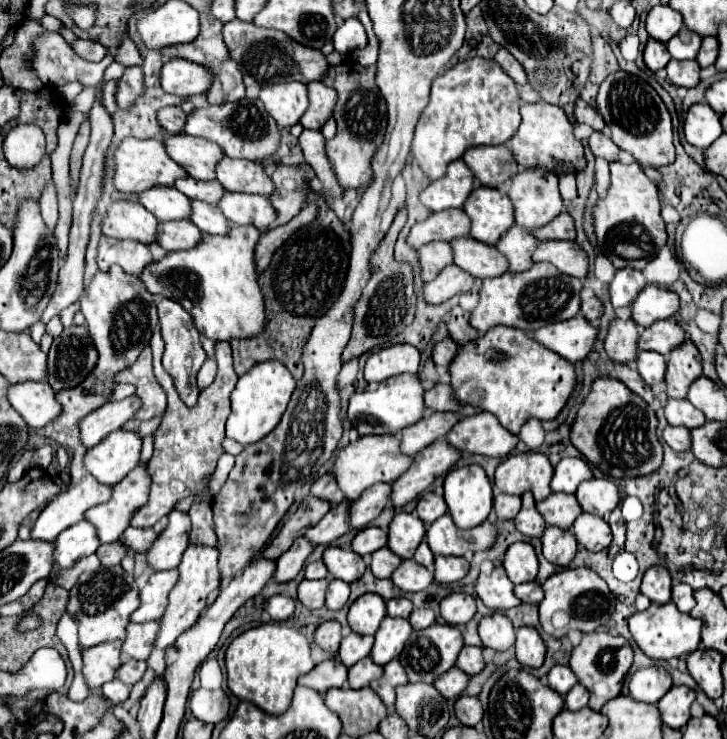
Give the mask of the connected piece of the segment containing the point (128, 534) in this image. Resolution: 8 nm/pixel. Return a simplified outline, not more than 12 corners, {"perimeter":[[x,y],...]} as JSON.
{"perimeter":[[168,520],[152,528],[126,528],[120,536],[134,554],[146,554],[148,546],[162,534]]}

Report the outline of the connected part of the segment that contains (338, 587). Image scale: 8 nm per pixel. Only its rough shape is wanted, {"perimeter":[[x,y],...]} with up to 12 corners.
{"perimeter":[[332,580],[326,590],[326,606],[340,610],[350,596],[344,580]]}

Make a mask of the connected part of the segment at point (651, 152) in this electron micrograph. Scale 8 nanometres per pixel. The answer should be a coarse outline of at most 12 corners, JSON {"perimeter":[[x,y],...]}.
{"perimeter":[[624,70],[596,106],[614,144],[640,166],[674,162],[670,112]]}

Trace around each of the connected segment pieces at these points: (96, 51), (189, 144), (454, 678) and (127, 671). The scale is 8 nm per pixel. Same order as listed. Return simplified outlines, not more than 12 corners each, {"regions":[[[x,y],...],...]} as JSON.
{"regions":[[[77,39],[74,52],[90,62],[100,62],[106,48],[94,40]],[[164,136],[168,154],[196,180],[216,180],[216,142]],[[452,668],[434,686],[450,700],[462,696],[468,674]],[[128,660],[120,666],[118,678],[134,686],[148,668],[146,662]]]}

